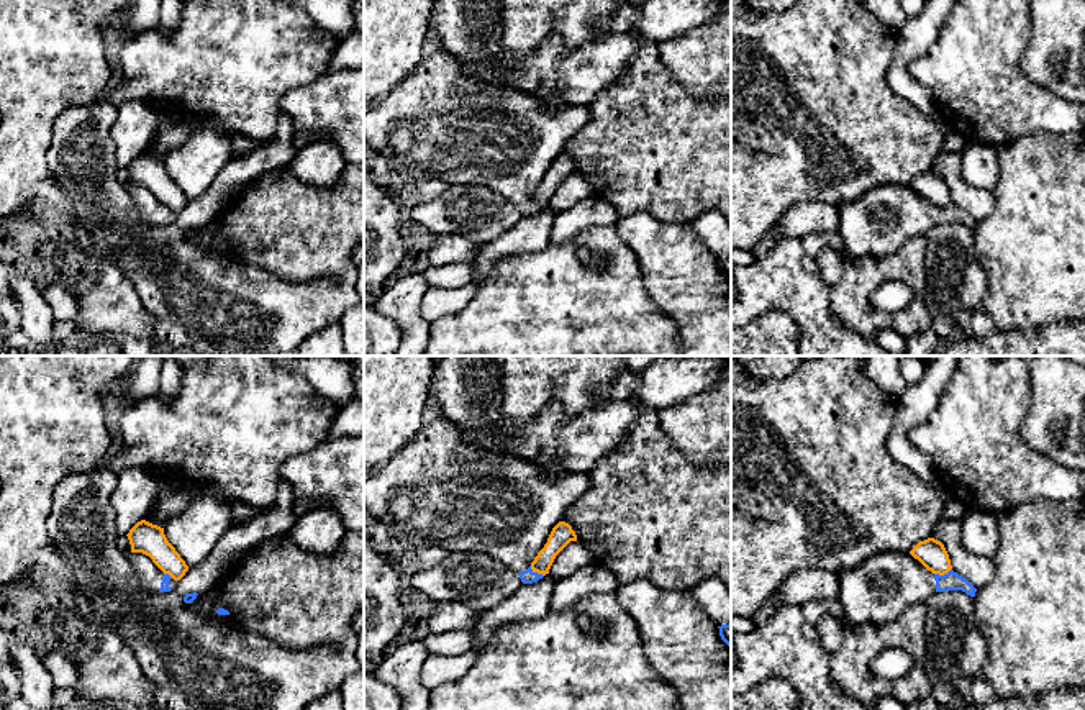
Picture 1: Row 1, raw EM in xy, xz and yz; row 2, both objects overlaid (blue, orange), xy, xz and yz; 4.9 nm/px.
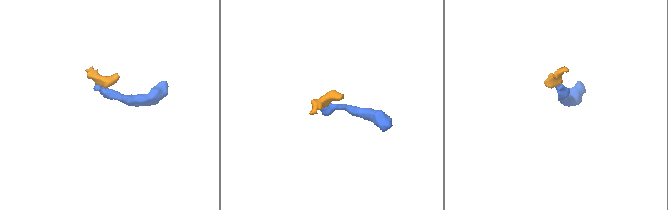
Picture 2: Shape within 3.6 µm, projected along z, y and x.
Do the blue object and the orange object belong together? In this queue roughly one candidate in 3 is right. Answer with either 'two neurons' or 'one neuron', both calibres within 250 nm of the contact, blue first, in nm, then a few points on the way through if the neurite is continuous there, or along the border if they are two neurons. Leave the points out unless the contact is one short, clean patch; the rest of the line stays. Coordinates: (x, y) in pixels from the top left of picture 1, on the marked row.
two neurons | 90/140 nm | along yz (951, 568), (943, 574), (935, 574)

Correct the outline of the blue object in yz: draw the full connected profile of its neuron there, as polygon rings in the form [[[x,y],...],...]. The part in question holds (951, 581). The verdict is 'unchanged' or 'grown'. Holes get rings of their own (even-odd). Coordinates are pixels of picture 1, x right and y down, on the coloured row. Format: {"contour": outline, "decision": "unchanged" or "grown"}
{"contour": [[[877,553],[860,562],[857,567],[839,572],[839,595],[836,605],[841,610],[844,620],[852,626],[887,626],[897,621],[897,618],[911,605],[926,602],[934,592],[949,590],[962,590],[970,597],[975,597],[977,592],[977,589],[967,579],[952,569],[947,574],[939,576],[928,571],[910,553]]], "decision": "grown"}

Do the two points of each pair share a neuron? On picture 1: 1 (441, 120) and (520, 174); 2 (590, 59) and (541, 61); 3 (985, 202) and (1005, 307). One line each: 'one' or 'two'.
1: one
2: one
3: two

